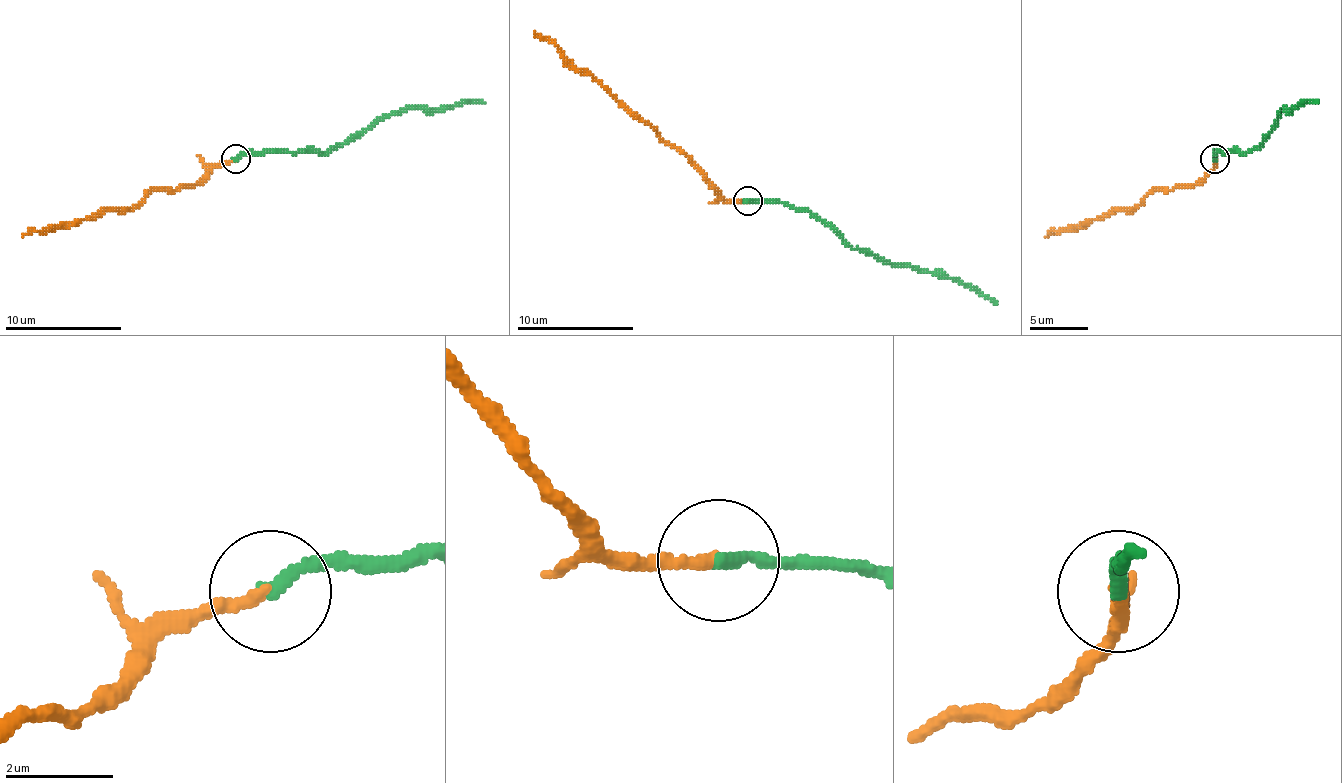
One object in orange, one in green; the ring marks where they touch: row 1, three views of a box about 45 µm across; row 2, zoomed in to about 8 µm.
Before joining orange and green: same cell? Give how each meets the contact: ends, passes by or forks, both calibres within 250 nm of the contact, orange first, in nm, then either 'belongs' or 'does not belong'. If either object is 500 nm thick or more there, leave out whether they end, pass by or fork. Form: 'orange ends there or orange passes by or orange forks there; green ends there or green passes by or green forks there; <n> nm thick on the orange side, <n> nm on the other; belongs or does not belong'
orange ends there; green ends there; 240 nm thick on the orange side, 240 nm on the other; belongs

